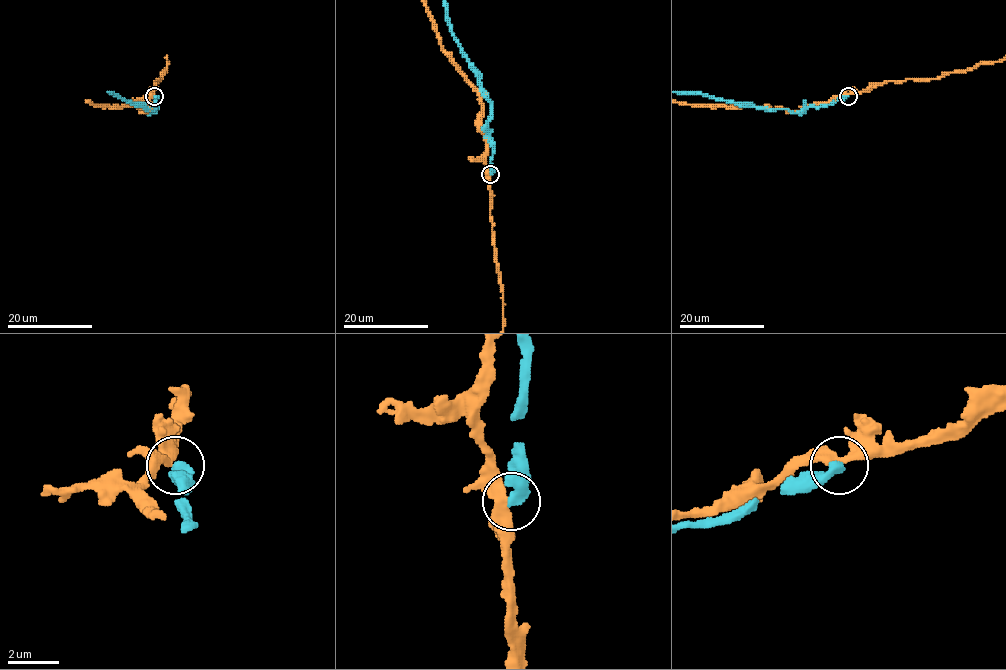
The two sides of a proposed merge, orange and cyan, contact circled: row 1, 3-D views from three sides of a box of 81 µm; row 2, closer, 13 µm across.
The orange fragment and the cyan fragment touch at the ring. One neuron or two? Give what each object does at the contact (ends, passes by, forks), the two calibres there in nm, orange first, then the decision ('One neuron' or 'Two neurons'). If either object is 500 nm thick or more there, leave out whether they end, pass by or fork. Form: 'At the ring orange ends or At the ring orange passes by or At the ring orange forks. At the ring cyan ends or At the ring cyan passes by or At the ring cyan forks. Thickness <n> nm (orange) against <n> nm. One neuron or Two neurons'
At the ring orange passes by. At the ring cyan ends. Thickness 360 nm (orange) against 480 nm. Two neurons

